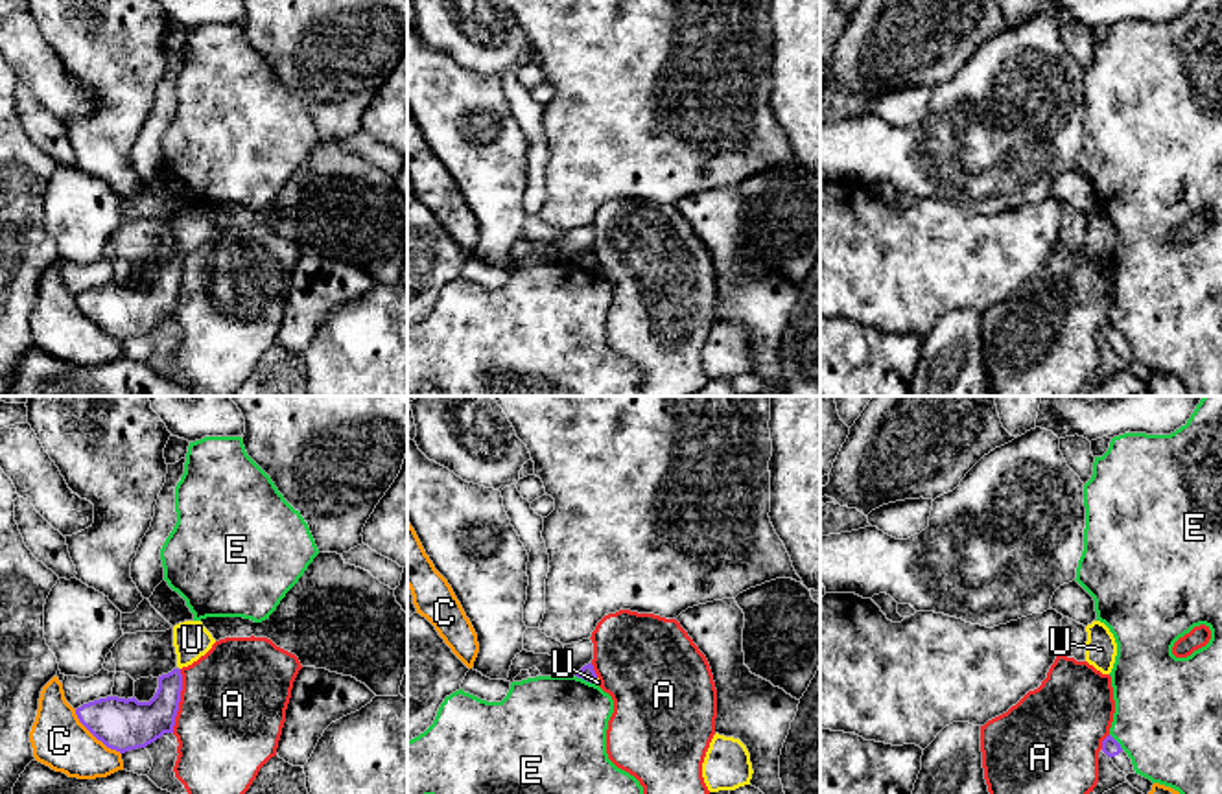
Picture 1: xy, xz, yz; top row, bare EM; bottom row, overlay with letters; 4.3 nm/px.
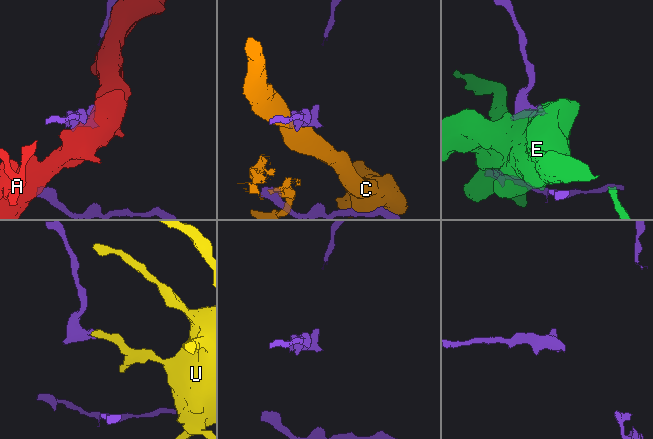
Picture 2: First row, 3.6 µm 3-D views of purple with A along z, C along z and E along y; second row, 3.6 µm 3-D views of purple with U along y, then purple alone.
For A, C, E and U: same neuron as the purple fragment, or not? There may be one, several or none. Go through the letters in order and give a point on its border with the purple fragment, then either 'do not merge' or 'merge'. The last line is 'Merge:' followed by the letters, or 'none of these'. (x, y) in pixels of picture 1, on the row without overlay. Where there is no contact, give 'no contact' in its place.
A: contact xy (179, 288); do not merge
C: contact xy (94, 323); do not merge
E: contact xz (585, 266); do not merge
U: contact xz (594, 268); do not merge
Merge: none of these

